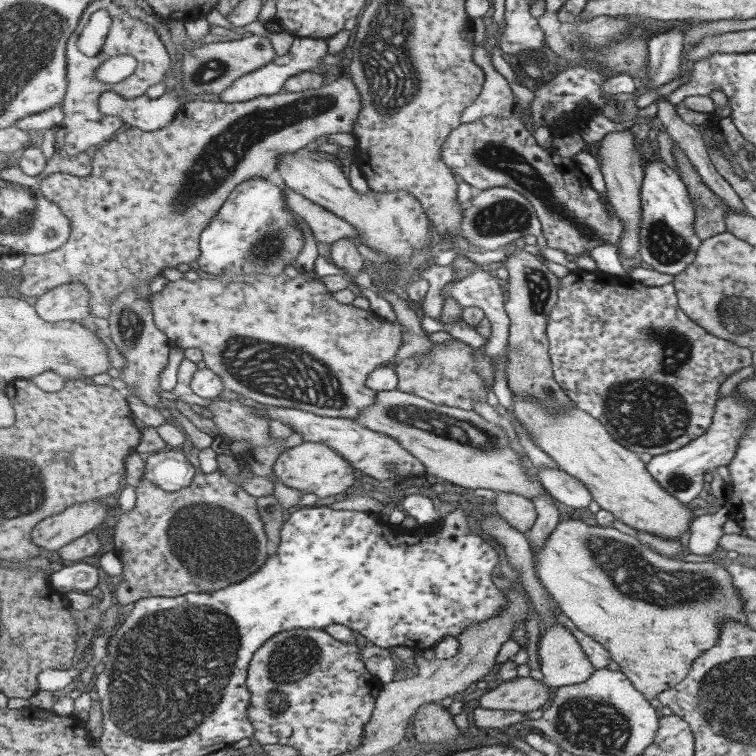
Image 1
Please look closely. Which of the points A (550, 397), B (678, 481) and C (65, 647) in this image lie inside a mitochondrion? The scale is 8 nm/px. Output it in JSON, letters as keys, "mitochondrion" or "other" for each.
{"A":"mitochondrion","B":"mitochondrion","C":"other"}

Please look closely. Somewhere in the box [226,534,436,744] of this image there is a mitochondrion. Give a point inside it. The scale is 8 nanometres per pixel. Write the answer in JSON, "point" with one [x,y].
{"point":[294,657]}

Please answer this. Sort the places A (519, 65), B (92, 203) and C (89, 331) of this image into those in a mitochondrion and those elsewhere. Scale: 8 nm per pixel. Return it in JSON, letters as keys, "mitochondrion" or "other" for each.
{"A":"other","B":"other","C":"other"}

